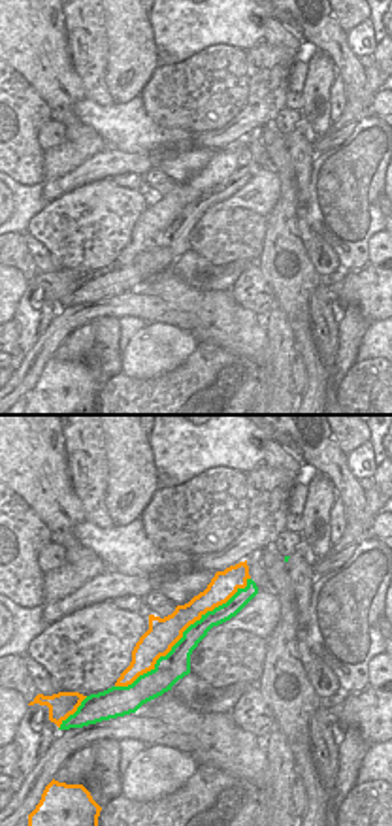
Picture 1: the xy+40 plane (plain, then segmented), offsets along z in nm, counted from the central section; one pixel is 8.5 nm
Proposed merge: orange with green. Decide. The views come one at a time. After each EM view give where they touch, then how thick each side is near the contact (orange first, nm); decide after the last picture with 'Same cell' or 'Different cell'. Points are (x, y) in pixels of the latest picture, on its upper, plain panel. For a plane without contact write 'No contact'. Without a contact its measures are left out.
Touches orange at (181, 212). Thickness 280 nm (orange) against 220 nm.

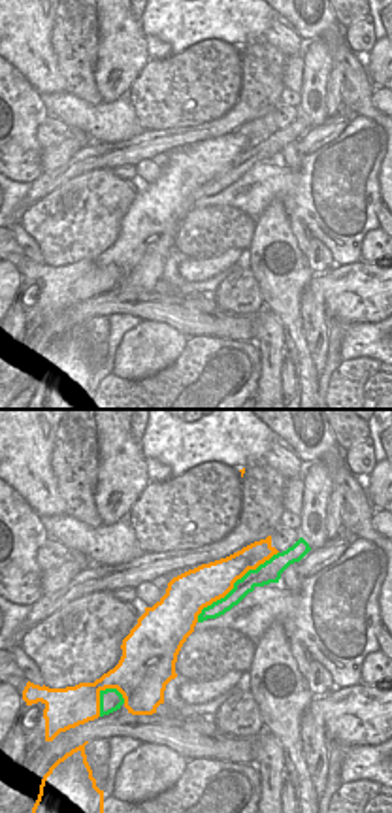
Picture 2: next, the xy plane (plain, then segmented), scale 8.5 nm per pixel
Touches orange at (232, 163). Thickness 320 nm (orange) against 160 nm.

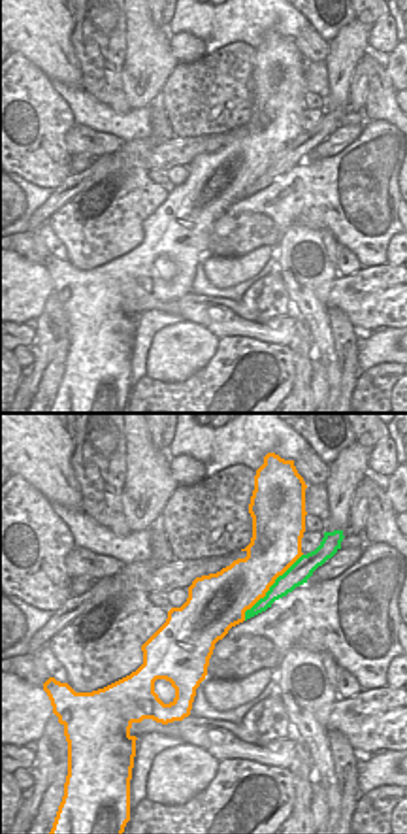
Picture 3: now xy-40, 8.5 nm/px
Touches orange at (270, 163). Thickness 400 nm (orange) against 180 nm.

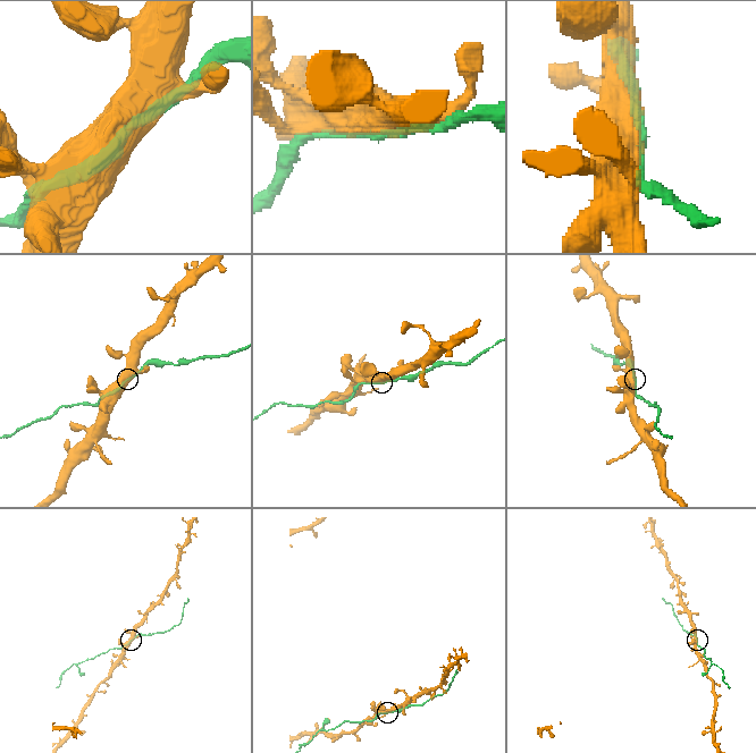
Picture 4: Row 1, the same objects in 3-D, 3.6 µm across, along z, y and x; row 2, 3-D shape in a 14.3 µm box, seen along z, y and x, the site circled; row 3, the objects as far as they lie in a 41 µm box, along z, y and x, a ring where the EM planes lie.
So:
Same cell.

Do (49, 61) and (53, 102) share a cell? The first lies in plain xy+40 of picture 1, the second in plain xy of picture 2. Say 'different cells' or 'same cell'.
different cells

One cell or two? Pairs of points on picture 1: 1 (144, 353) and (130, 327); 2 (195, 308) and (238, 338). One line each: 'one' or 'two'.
1: two
2: one

